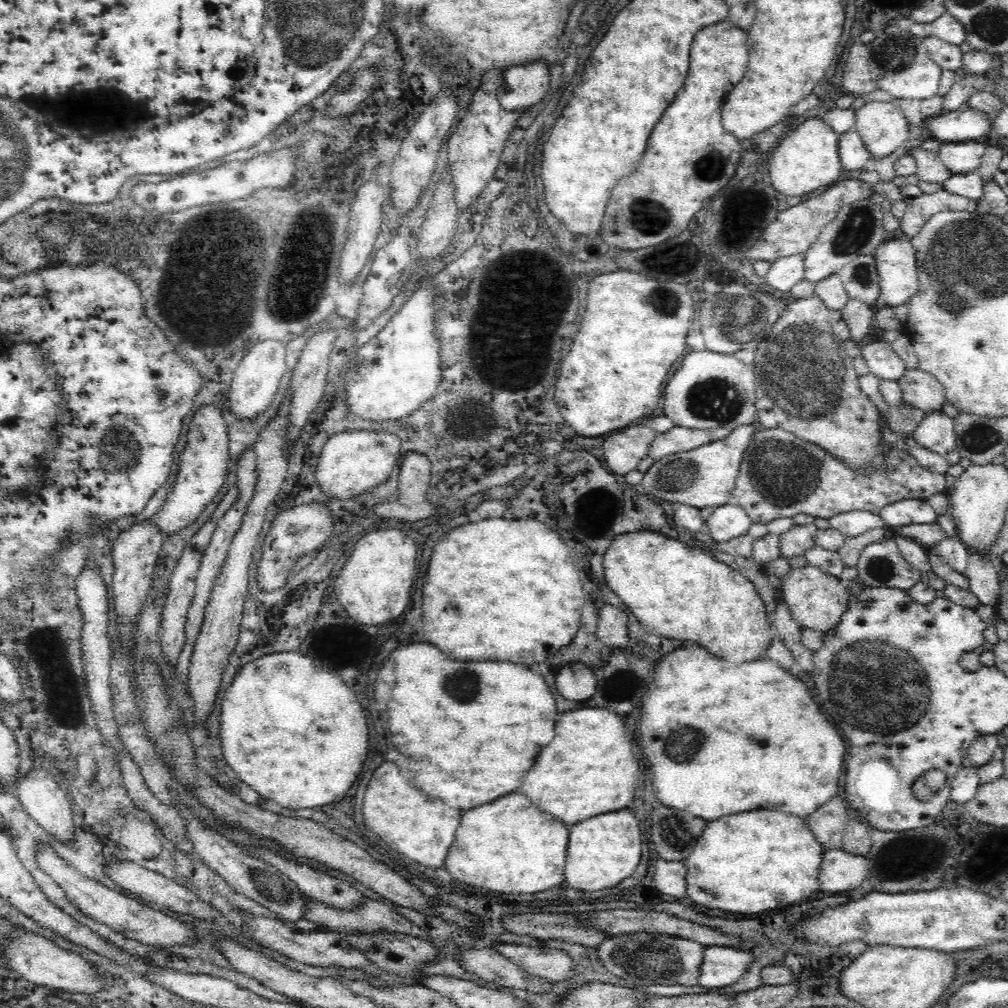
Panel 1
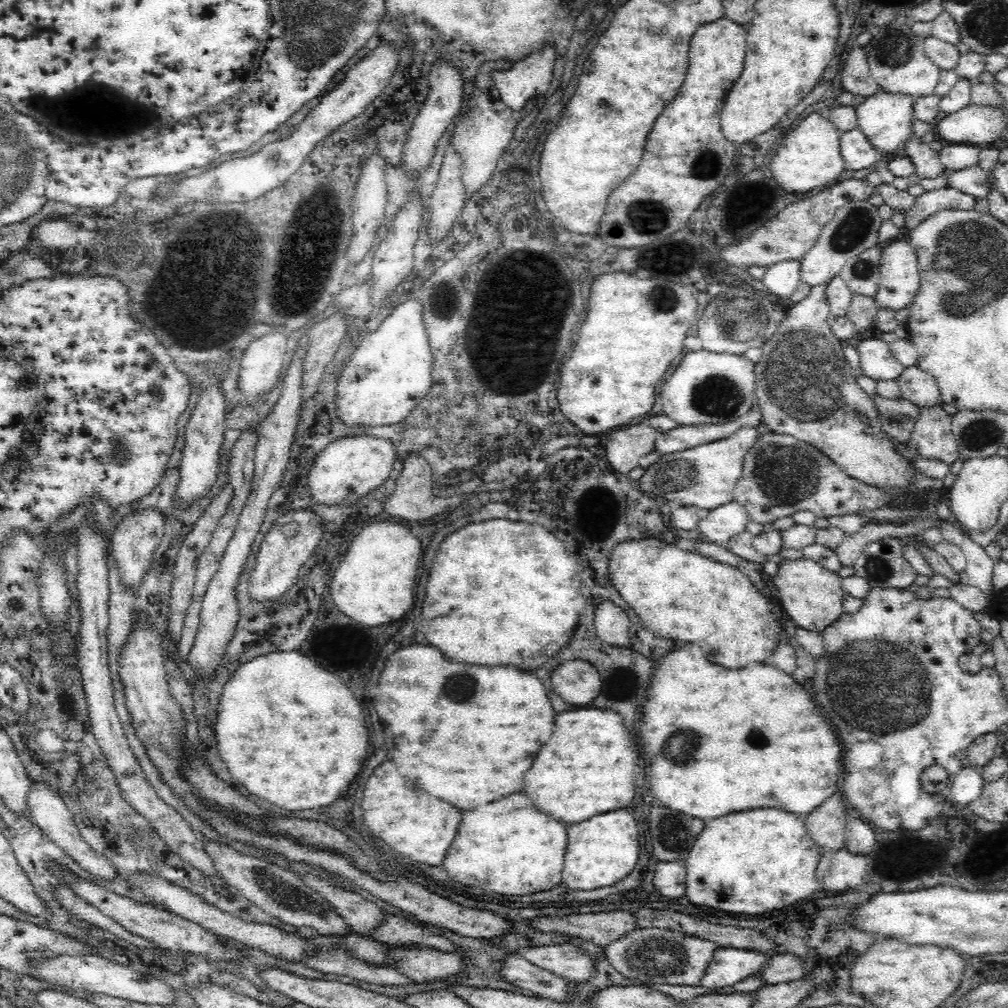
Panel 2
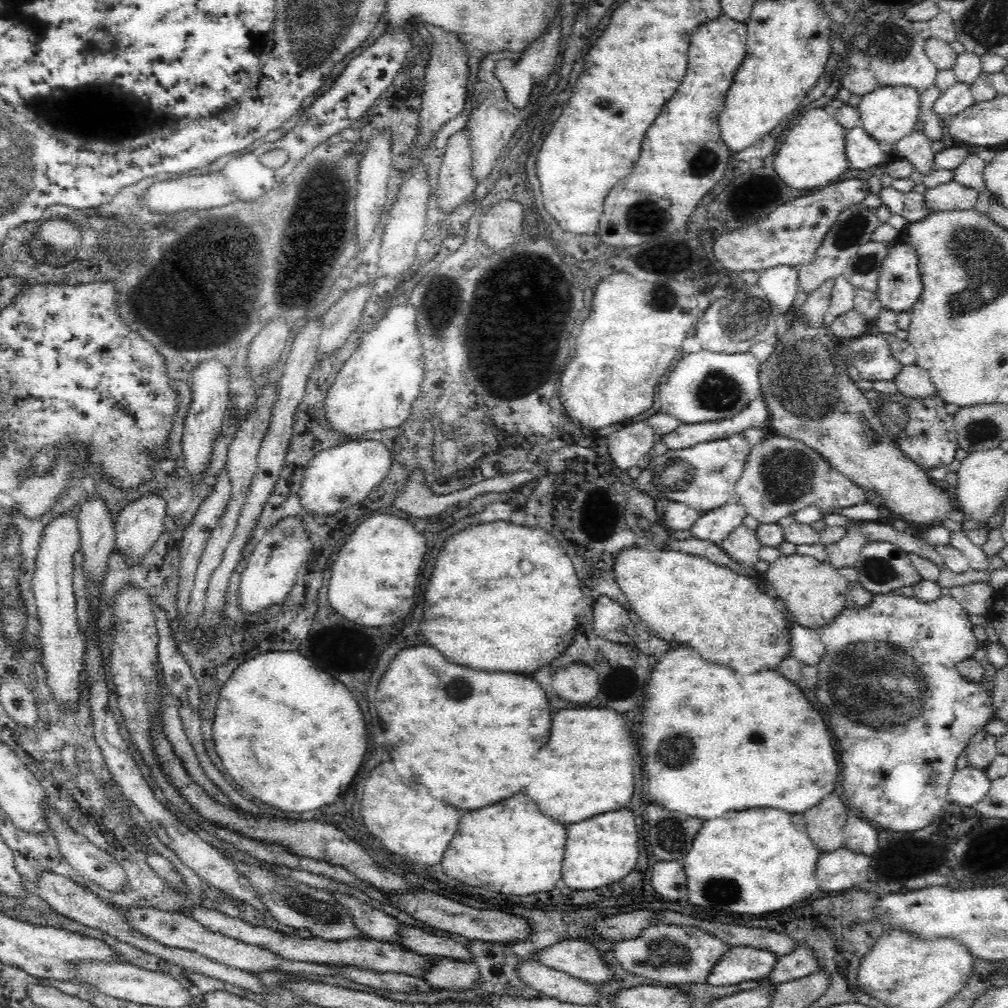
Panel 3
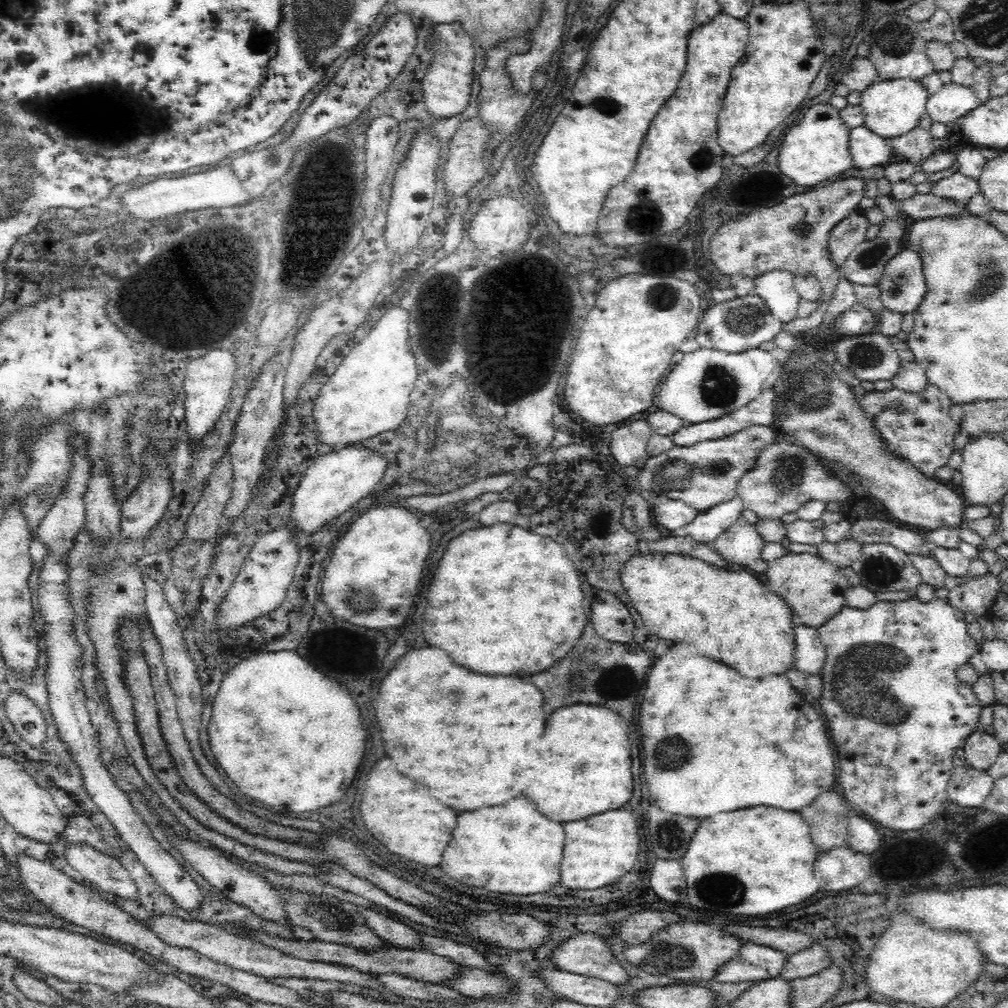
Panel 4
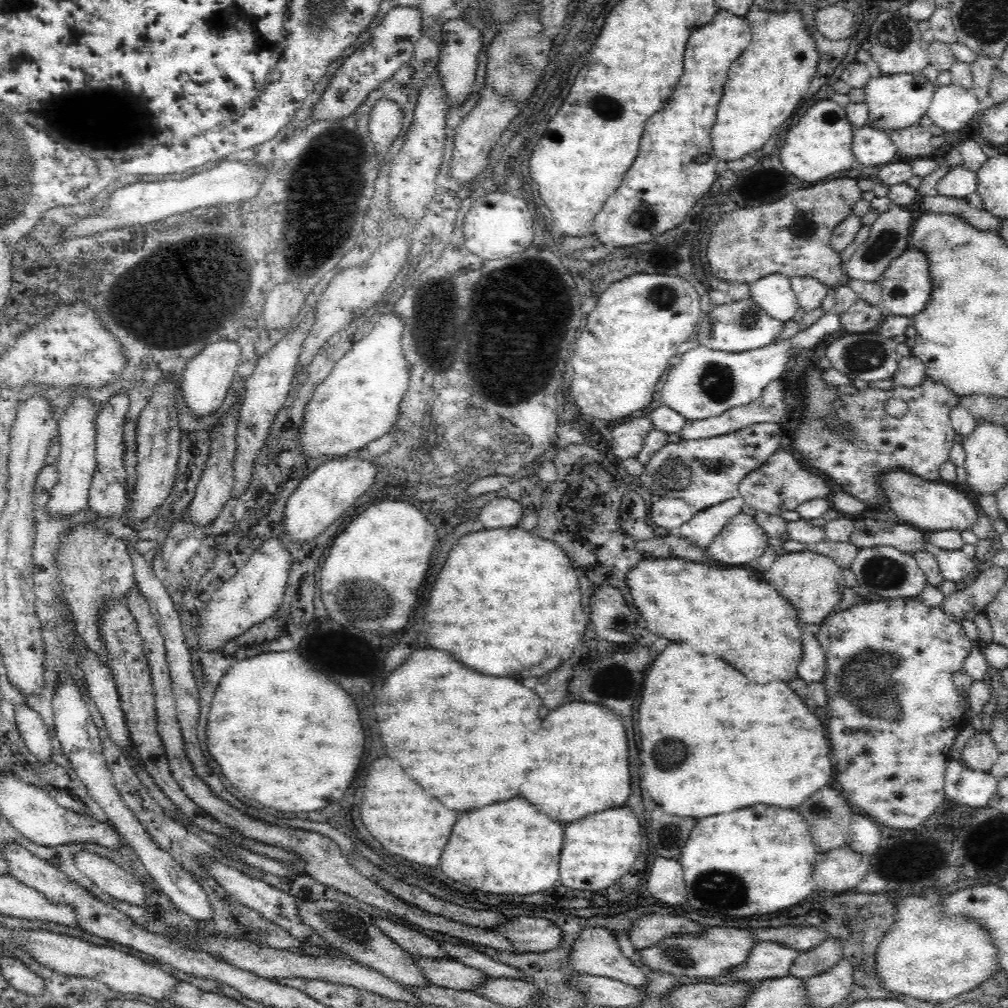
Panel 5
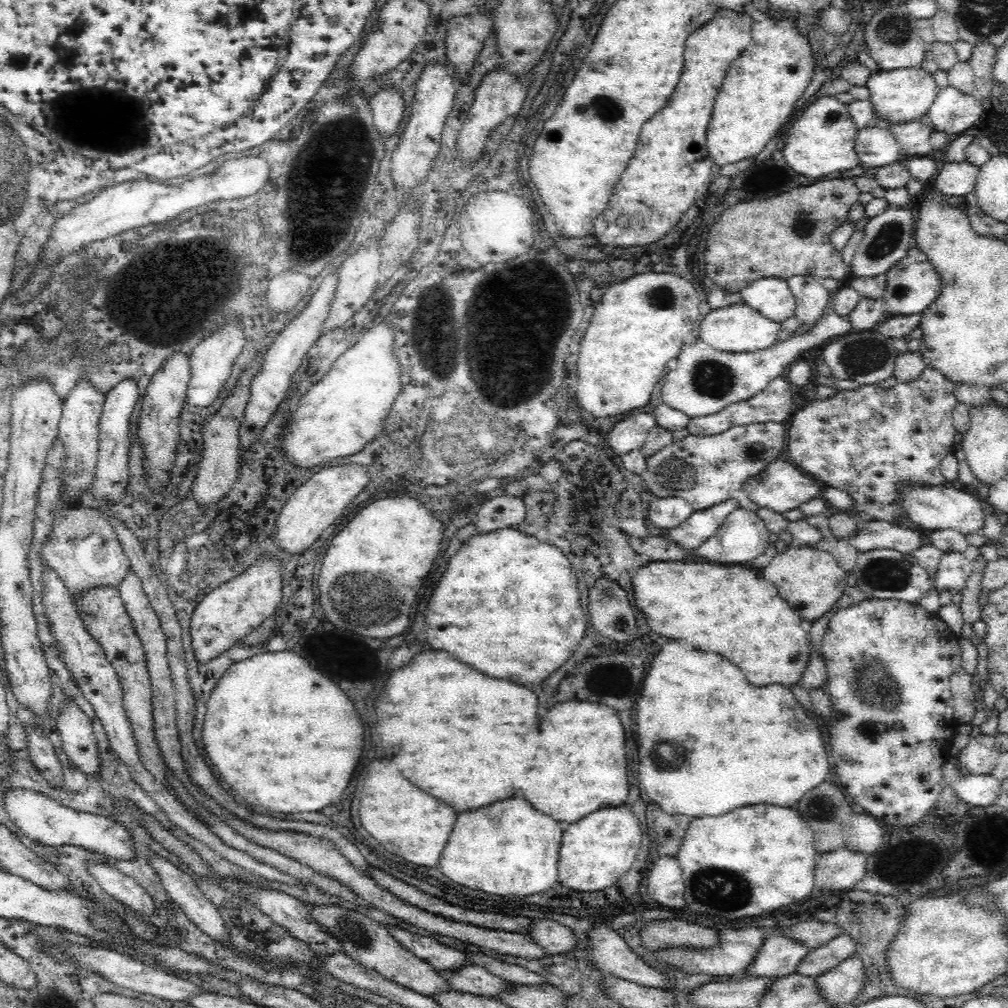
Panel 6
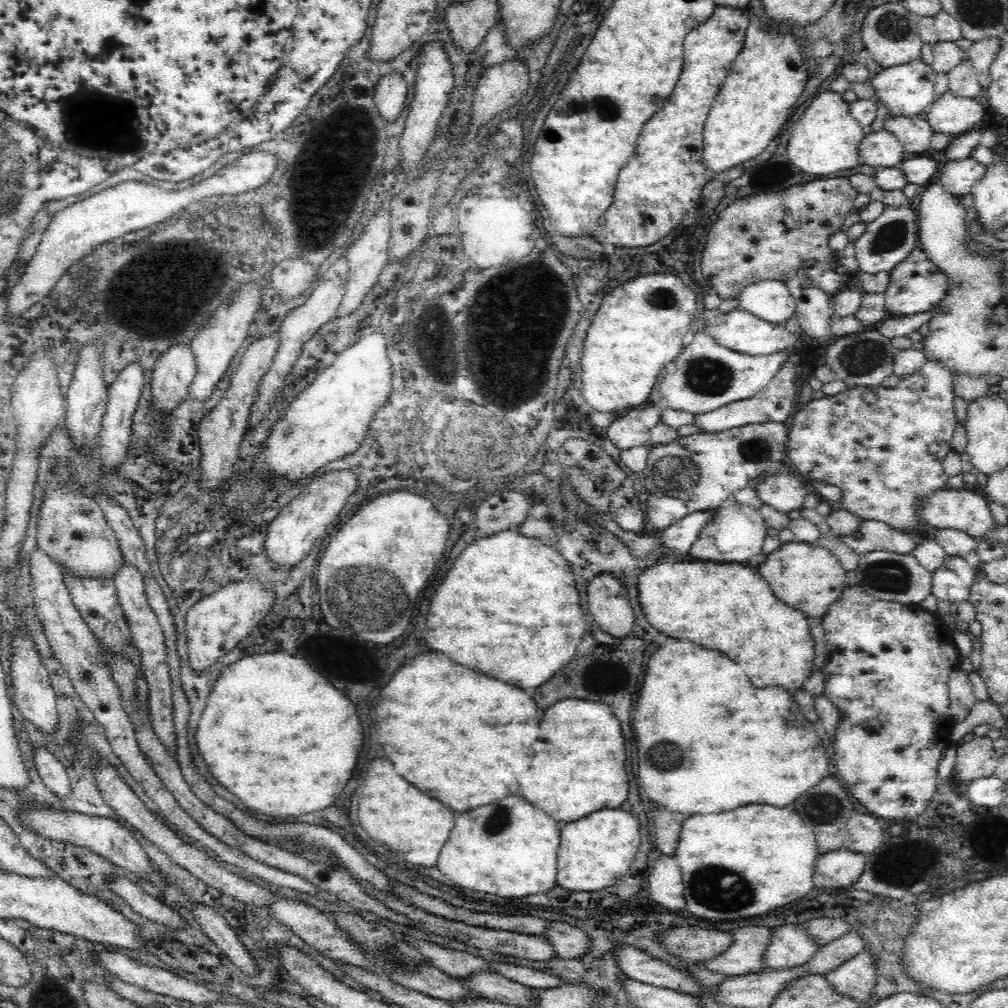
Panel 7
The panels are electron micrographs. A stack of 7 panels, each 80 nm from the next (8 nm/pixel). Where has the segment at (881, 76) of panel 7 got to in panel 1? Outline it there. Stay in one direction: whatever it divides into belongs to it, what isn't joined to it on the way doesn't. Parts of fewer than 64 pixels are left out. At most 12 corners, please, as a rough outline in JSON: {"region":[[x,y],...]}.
{"region":[[870,102],[854,128],[875,160],[910,138],[900,108]]}

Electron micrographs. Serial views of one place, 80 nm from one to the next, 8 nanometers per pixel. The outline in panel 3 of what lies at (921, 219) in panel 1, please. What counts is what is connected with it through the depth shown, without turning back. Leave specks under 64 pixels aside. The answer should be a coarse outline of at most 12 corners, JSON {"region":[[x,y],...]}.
{"region":[[951,181],[923,195],[930,214],[972,210],[979,194]]}

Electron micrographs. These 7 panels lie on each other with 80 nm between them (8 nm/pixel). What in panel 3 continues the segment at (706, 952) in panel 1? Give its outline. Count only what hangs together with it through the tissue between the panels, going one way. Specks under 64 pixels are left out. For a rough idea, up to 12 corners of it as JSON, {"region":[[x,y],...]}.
{"region":[[730,947],[706,976],[710,986],[766,980],[776,955]]}

